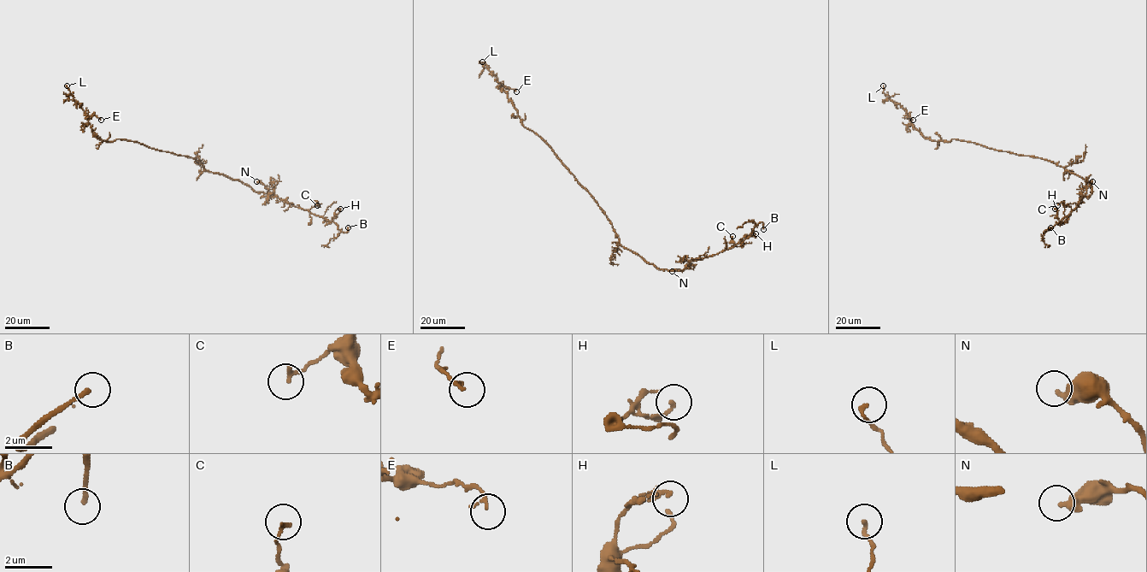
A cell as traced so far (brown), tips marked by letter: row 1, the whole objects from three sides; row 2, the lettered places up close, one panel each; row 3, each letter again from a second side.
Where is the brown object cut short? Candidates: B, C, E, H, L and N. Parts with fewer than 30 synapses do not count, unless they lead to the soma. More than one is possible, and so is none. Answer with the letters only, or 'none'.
B

